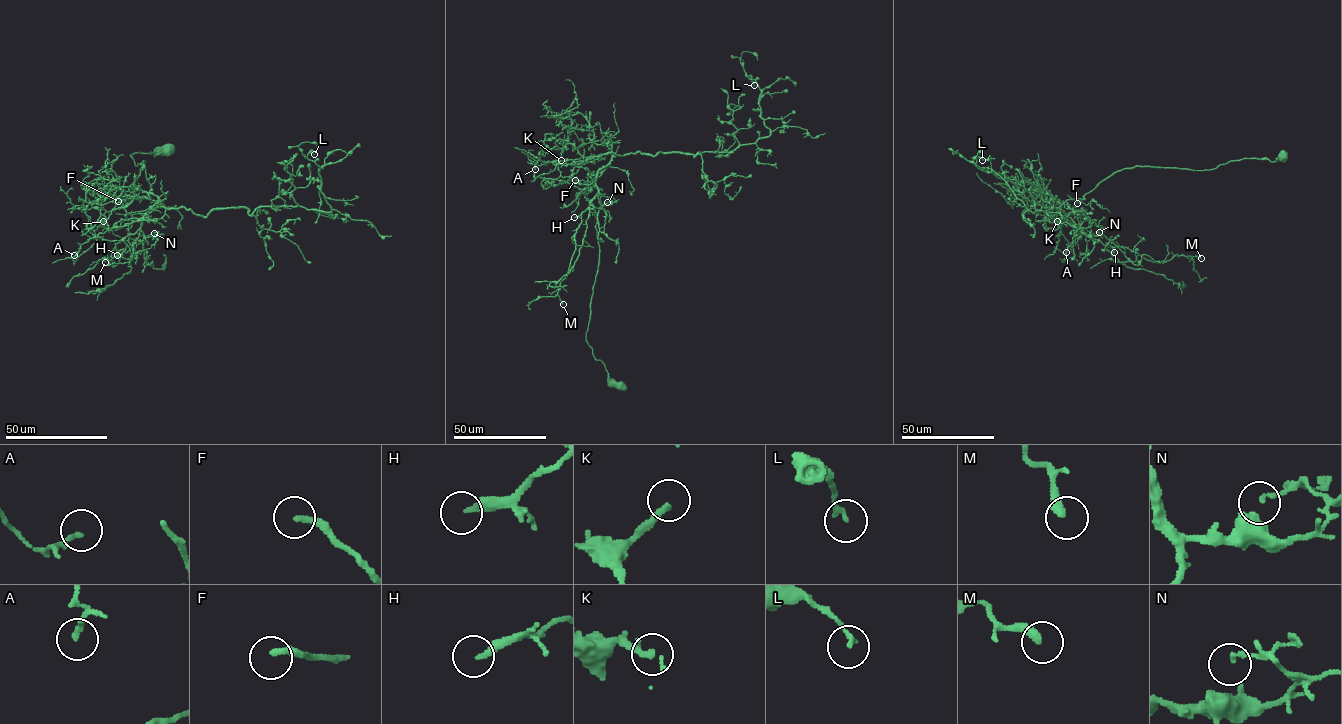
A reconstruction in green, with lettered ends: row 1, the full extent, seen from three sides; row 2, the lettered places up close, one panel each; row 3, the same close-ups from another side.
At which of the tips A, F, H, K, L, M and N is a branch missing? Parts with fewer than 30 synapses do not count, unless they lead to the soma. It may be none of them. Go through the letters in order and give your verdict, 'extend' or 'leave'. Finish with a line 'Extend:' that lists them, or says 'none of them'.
A: leave
F: extend
H: leave
K: leave
L: leave
M: leave
N: leave
Extend: F

